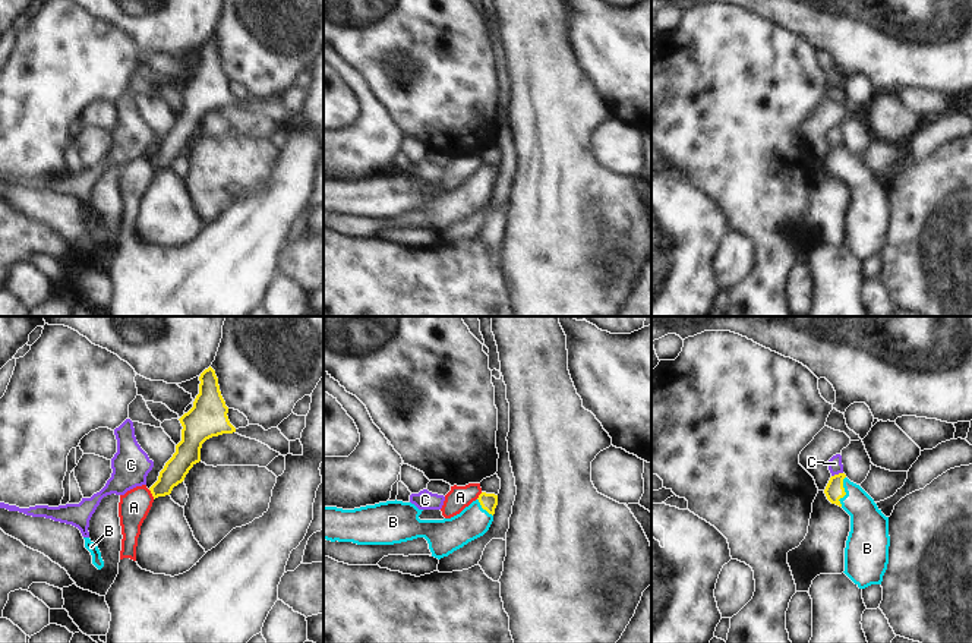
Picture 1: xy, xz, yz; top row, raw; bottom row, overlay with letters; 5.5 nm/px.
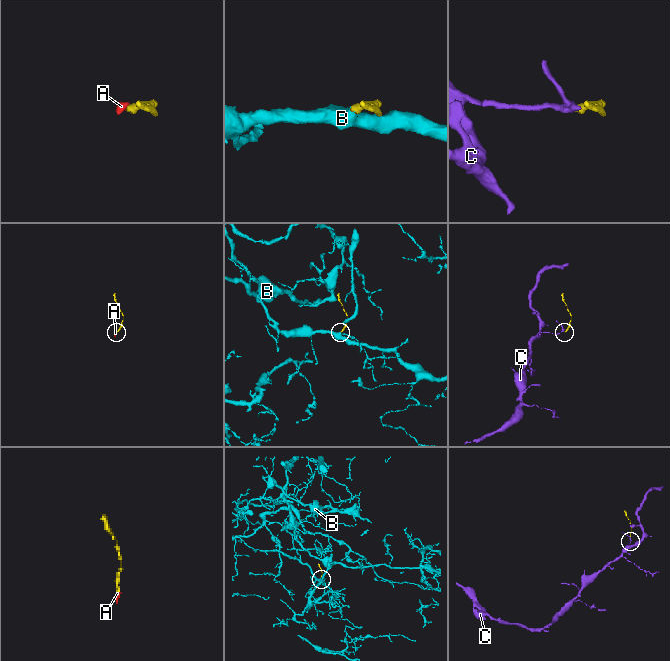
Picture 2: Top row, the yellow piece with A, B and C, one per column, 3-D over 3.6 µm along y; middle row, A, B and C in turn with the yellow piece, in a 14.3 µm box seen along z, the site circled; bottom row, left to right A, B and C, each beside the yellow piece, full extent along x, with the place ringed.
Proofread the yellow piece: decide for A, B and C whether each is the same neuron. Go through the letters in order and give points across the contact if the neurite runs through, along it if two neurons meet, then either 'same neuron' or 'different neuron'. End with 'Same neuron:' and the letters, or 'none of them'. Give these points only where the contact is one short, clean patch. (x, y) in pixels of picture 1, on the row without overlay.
A: border xy (148, 161), (154, 170); different neuron
B: way yz (835, 163), (843, 163), (864, 183), (868, 198); same neuron
C: border yz (842, 144), (832, 148); different neuron
Same neuron: B

